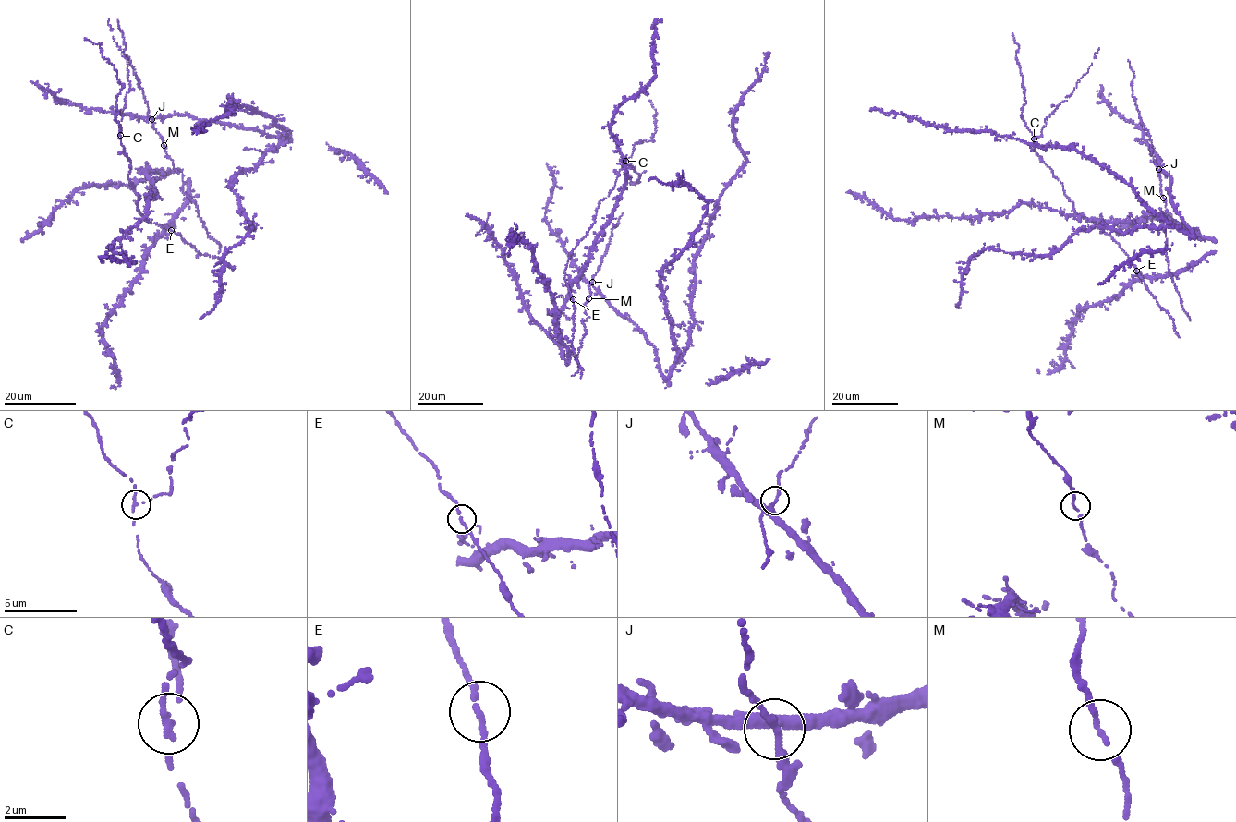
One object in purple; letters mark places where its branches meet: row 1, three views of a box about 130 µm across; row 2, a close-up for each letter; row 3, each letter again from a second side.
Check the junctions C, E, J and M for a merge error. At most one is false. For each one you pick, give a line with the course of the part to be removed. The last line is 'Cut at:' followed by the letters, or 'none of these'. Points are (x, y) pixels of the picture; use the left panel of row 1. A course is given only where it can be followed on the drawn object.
C: Course of the part to remove: (119, 135), (121, 112), (126, 105), (130, 82), (127, 78), (127, 59), (113, 38), (108, 19)
Cut at: C

